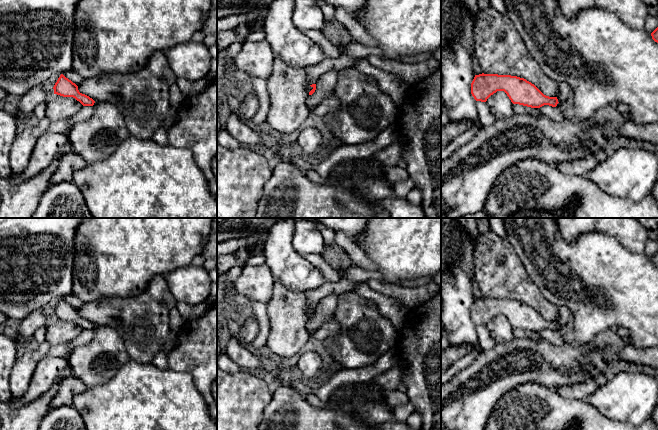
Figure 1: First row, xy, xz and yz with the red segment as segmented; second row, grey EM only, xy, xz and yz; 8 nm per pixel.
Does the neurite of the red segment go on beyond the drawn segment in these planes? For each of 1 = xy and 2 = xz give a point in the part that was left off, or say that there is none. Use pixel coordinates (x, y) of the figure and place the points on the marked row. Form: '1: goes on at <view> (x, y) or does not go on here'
1: does not go on here
2: does not go on here

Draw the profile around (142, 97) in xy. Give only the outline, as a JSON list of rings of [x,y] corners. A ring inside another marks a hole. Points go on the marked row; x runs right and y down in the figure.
[[[156,51],[147,64],[137,72],[104,73],[91,78],[83,78],[78,85],[80,93],[95,102],[108,102],[123,115],[131,136],[138,139],[152,139],[154,133],[163,127],[170,112],[169,89],[177,80],[169,66],[166,52]]]

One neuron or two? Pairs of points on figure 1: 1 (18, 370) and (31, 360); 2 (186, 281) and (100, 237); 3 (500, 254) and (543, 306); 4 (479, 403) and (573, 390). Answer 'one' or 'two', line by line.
1: one
2: two
3: one
4: two

